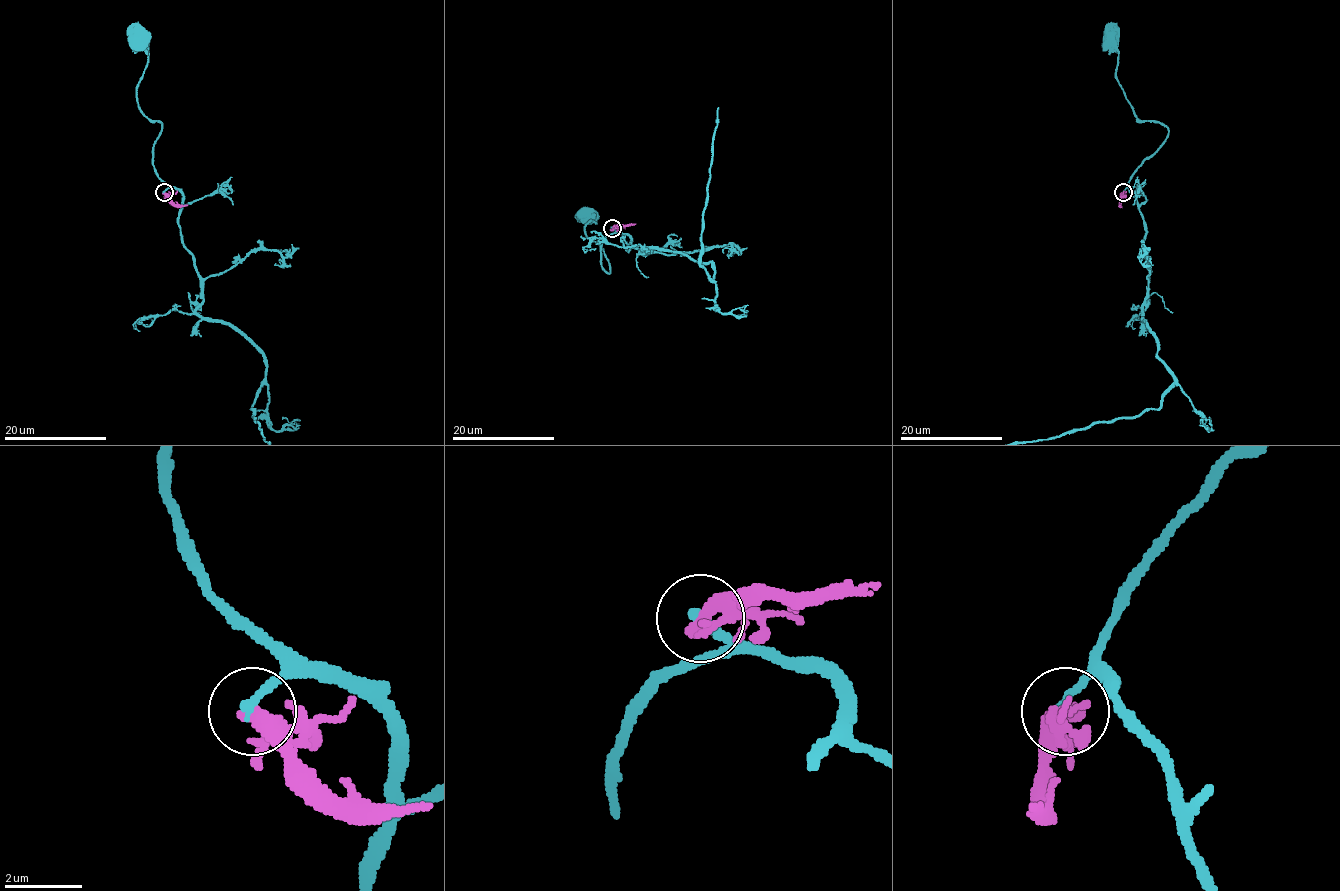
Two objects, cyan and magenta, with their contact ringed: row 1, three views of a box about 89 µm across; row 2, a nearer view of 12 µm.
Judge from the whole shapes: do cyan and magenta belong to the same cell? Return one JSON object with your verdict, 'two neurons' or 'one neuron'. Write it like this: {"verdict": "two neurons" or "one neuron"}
{"verdict": "two neurons"}

